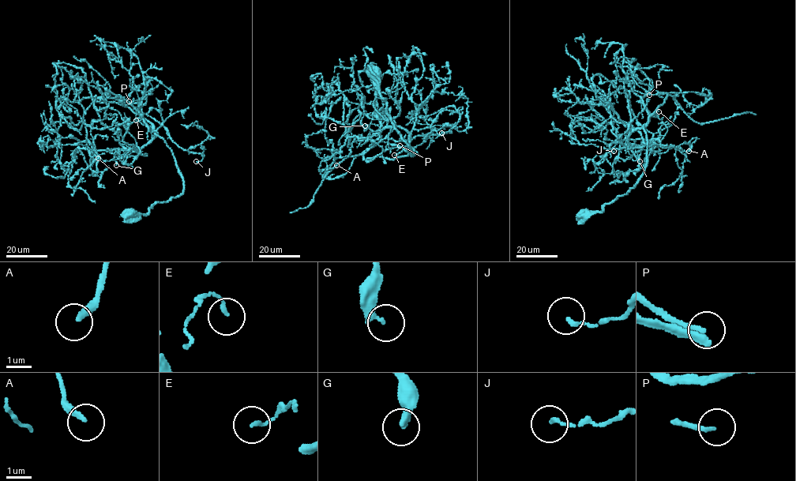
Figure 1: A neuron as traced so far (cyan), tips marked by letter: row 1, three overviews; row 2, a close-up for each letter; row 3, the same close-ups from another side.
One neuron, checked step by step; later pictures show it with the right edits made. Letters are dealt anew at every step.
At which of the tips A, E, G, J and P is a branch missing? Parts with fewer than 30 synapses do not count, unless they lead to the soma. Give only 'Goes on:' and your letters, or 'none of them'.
Goes on: G, P

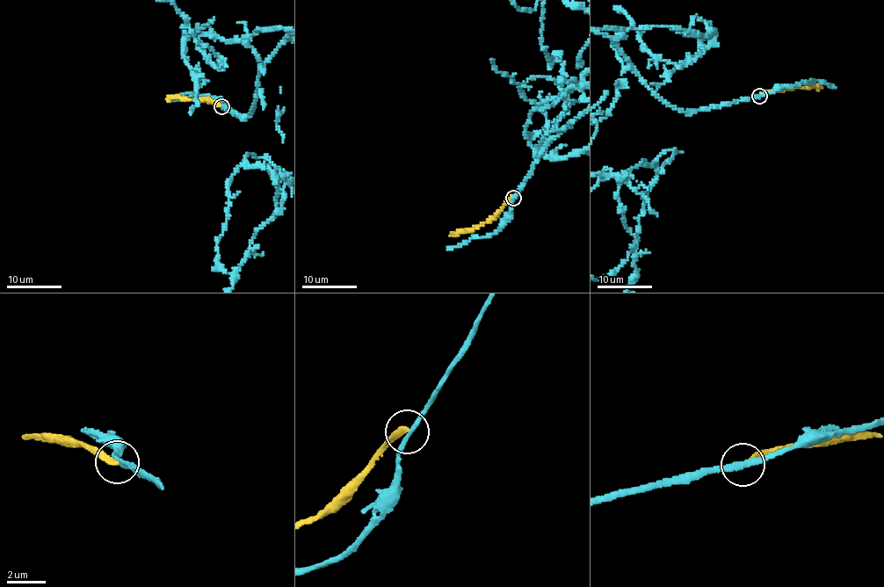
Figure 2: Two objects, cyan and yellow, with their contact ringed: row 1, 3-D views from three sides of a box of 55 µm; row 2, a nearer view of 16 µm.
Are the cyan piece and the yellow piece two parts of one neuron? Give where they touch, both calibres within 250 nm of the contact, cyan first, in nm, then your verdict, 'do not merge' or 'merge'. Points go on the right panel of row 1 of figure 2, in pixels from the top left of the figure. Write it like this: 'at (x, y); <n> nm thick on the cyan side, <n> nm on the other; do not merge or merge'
at (759, 96); 240 nm thick on the cyan side, 260 nm on the other; do not merge

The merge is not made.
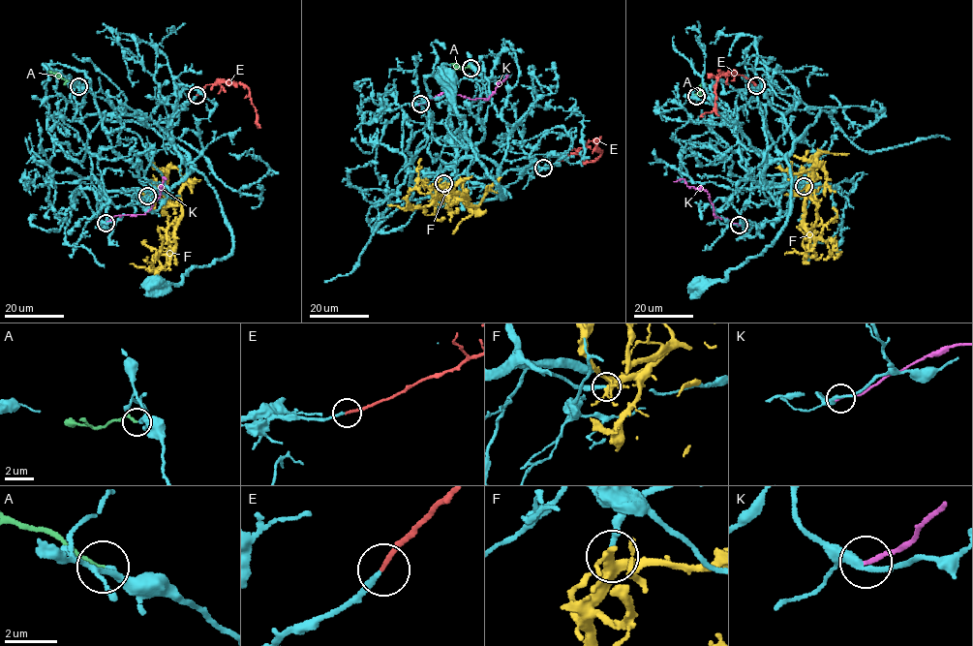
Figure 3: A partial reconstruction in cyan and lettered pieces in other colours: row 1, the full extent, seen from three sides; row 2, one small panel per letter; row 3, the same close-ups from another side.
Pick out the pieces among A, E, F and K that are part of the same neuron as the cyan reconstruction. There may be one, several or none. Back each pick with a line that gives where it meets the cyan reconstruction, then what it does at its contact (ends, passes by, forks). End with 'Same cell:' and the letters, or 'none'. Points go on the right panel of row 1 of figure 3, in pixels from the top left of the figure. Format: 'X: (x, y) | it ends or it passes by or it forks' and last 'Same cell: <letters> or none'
A: (696, 96) | it ends
E: (756, 85) | it ends
Same cell: A, E

